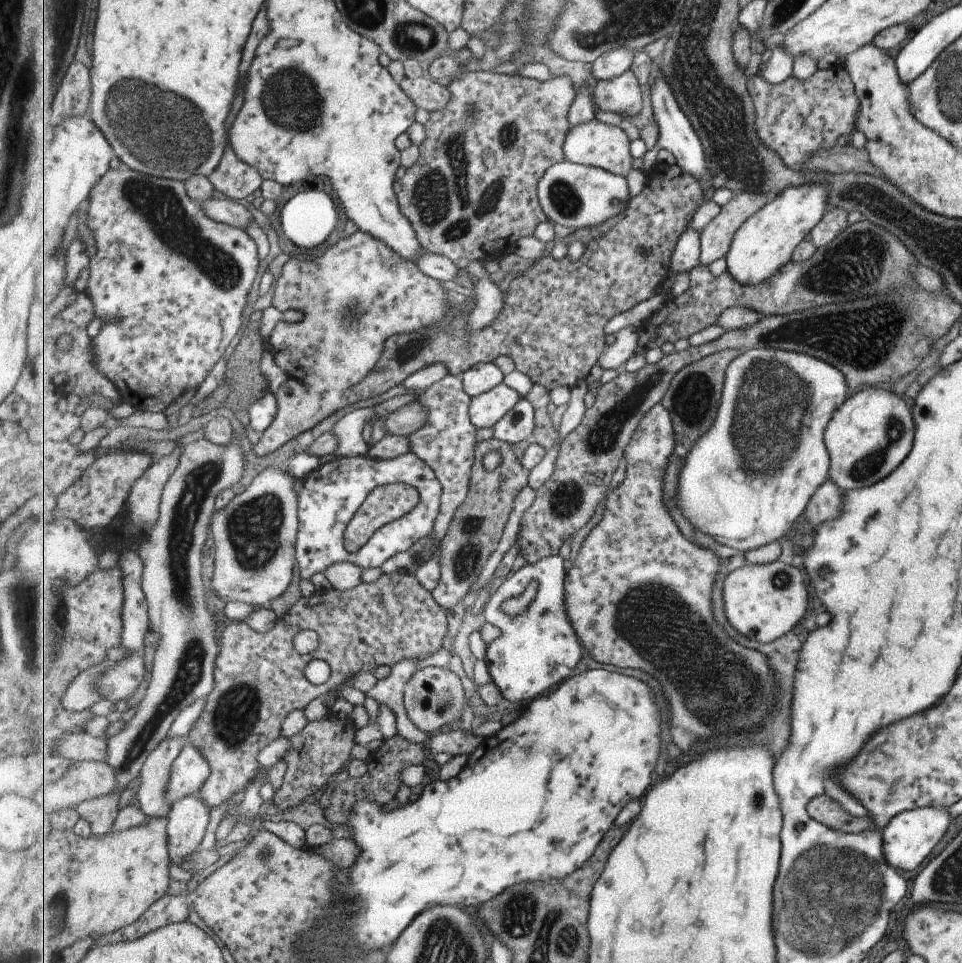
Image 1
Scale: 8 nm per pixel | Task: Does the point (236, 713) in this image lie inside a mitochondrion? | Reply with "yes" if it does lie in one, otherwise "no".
yes

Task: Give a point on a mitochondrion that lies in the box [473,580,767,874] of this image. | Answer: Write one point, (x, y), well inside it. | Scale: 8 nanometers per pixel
(655, 622)

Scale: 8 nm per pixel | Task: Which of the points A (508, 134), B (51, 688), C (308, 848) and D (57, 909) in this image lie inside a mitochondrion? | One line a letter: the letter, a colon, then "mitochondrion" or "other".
A: mitochondrion
B: other
C: other
D: mitochondrion

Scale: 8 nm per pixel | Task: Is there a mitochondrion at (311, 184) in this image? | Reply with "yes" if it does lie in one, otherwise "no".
no

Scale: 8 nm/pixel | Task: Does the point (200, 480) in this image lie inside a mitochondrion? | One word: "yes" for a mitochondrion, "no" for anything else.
yes

